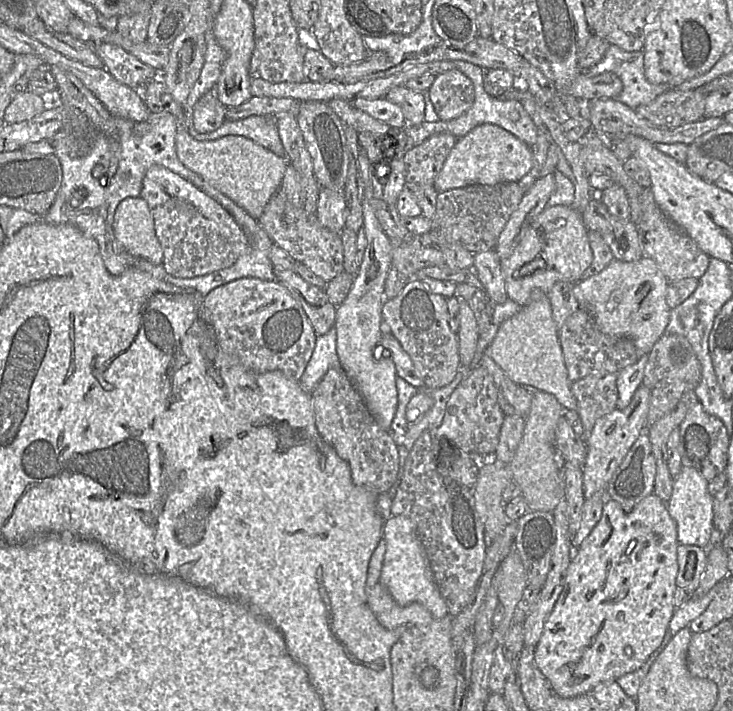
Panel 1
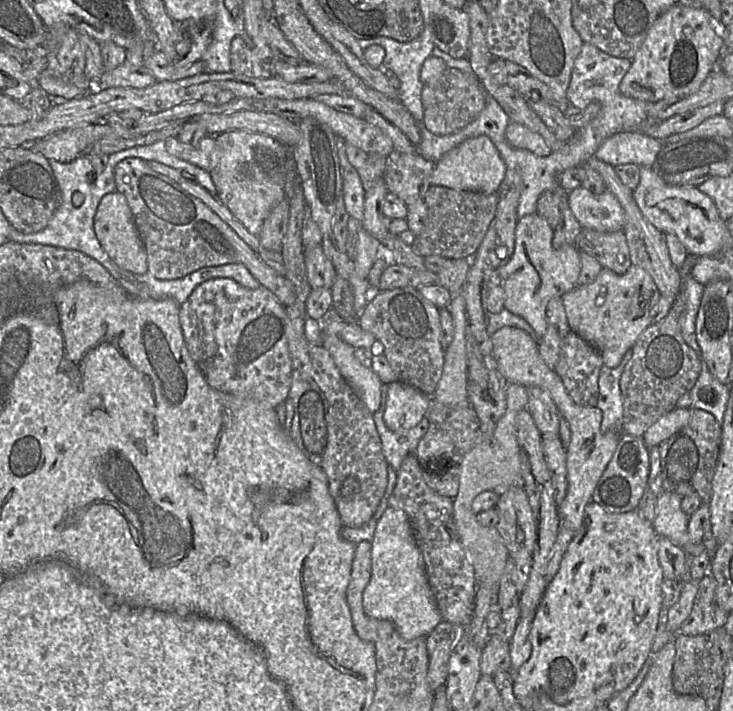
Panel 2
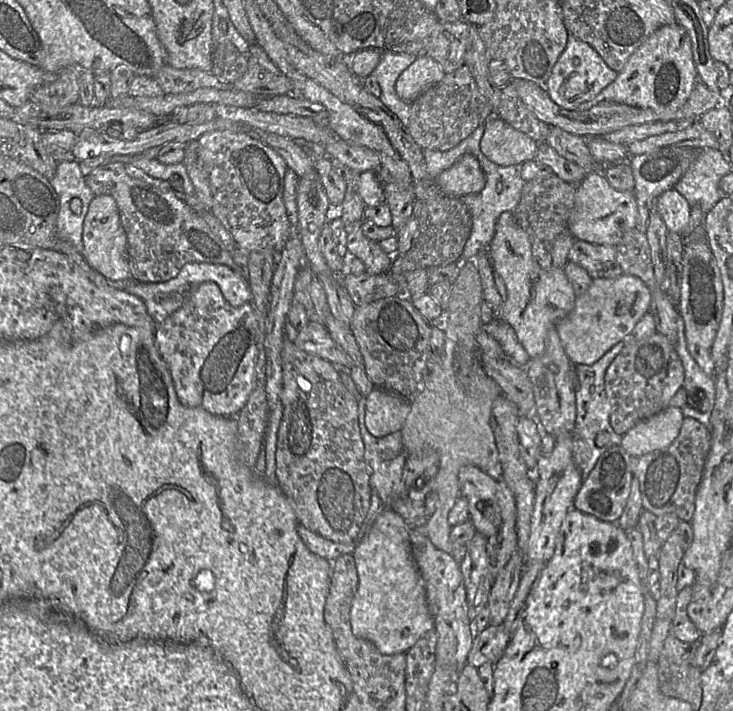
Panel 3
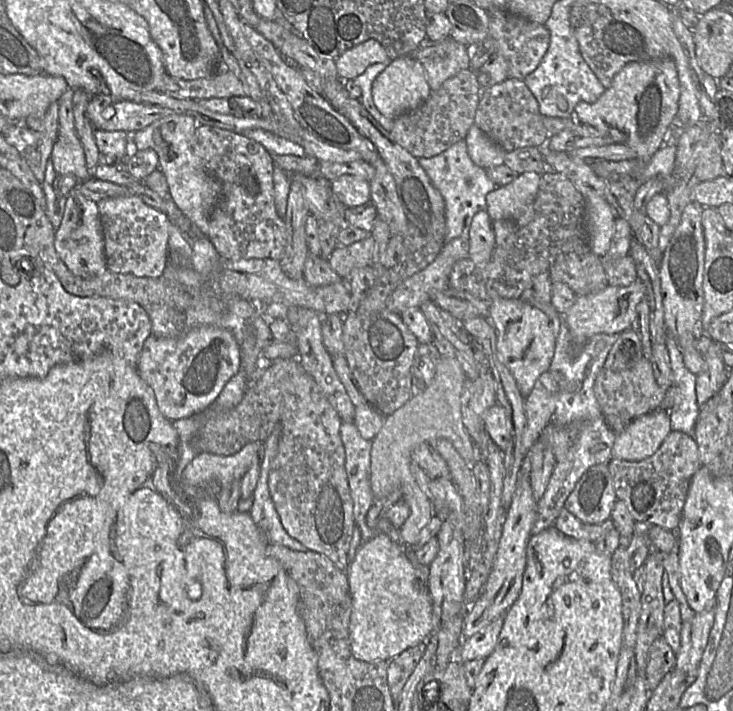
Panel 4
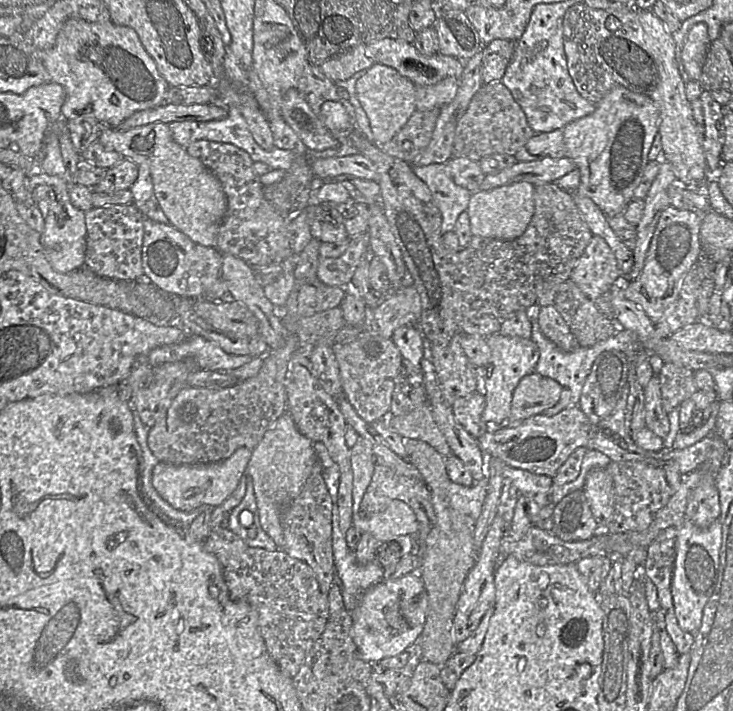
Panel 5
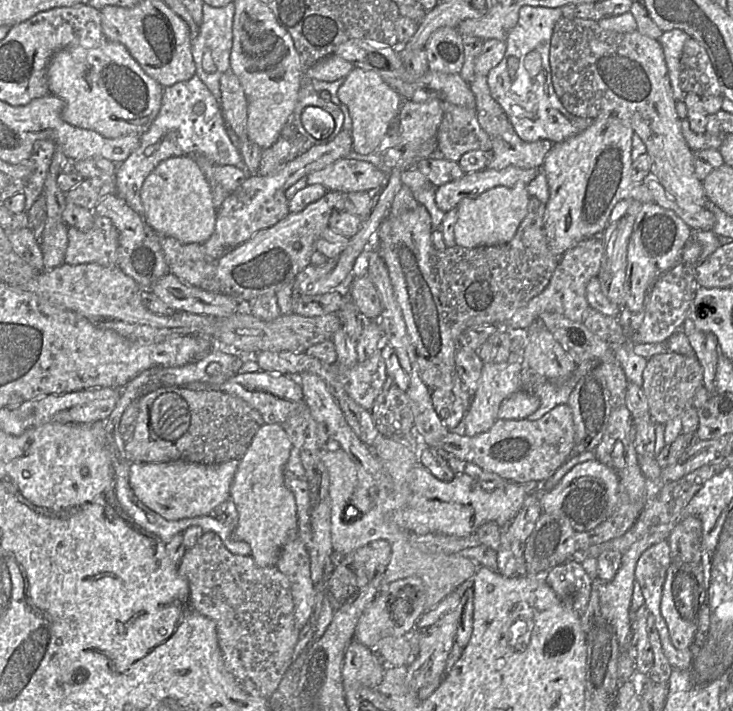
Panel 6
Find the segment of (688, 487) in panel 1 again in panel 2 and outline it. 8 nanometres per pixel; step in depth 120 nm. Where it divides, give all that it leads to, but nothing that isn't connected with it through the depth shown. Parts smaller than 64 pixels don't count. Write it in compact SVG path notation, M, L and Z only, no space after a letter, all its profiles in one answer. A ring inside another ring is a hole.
M665 492L658 495L653 526L659 535L682 547L690 557L695 557L706 548L704 544L693 543L690 540L688 534L690 515L682 510L682 499L683 497L676 493Z

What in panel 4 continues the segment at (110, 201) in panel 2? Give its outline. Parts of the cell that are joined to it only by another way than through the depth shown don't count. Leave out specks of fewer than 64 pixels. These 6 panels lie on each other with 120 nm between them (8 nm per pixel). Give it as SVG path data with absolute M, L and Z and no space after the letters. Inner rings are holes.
M78 185L63 194L66 201L66 207L60 203L62 221L55 232L55 249L67 266L75 275L83 278L99 276L109 271L106 266L104 253L104 237L100 221L97 202L92 201L78 192ZM70 195L70 198L67 198Z

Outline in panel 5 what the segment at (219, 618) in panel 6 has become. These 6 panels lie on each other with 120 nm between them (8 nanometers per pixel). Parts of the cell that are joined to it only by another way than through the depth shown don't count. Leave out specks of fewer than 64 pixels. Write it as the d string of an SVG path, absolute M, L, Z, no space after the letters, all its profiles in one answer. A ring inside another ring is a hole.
M221 525L212 530L203 547L221 563L229 599L246 601L257 610L259 630L269 655L286 676L293 678L327 626L329 589L335 584L323 579L319 581L306 562L290 556L283 549L251 547Z

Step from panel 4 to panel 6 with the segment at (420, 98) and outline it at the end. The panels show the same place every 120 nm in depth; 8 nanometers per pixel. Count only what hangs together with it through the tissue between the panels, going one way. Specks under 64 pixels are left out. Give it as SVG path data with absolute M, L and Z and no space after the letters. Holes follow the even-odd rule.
M354 68L337 91L337 97L346 107L352 120L351 150L367 155L384 146L384 137L391 124L398 118L405 101L377 72Z

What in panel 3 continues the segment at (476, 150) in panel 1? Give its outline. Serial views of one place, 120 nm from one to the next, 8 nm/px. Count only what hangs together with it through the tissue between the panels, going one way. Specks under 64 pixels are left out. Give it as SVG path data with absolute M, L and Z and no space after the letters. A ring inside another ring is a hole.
M465 154L441 172L434 181L446 194L459 197L481 191L486 177L477 157Z

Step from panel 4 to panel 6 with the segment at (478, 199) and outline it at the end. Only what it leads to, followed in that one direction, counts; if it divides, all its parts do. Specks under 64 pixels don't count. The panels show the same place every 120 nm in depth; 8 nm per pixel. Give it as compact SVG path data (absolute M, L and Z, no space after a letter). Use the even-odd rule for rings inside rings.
M415 168L403 170L401 179L402 183L411 189L417 202L427 208L432 217L433 226L435 228L439 227L446 212L436 205L435 194L437 187Z

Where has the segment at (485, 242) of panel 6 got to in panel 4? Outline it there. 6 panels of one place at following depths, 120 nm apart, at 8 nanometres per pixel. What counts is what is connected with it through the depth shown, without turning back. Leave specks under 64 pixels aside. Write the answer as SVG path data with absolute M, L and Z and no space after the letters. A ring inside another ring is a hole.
M536 172L520 173L509 184L487 194L484 211L492 222L509 219L521 227L529 224L534 215L534 199L540 179L541 174Z

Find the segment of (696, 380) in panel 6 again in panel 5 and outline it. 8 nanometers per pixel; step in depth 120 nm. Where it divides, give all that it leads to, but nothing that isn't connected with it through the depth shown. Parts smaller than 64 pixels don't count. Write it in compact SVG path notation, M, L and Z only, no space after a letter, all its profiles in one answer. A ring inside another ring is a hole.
M662 363L657 371L661 388L663 410L669 414L696 392L694 370Z

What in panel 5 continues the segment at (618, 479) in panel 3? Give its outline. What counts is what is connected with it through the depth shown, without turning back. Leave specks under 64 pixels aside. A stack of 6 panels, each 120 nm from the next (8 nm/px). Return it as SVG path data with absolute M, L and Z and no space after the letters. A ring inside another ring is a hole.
M579 488L555 505L551 532L564 541L587 540L599 527L590 500Z

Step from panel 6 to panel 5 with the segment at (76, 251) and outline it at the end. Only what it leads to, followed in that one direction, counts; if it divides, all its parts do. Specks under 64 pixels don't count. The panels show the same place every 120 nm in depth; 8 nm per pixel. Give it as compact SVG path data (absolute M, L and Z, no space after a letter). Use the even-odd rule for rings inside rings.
M134 204L93 207L85 214L85 268L114 280L144 279L142 245L145 216Z

